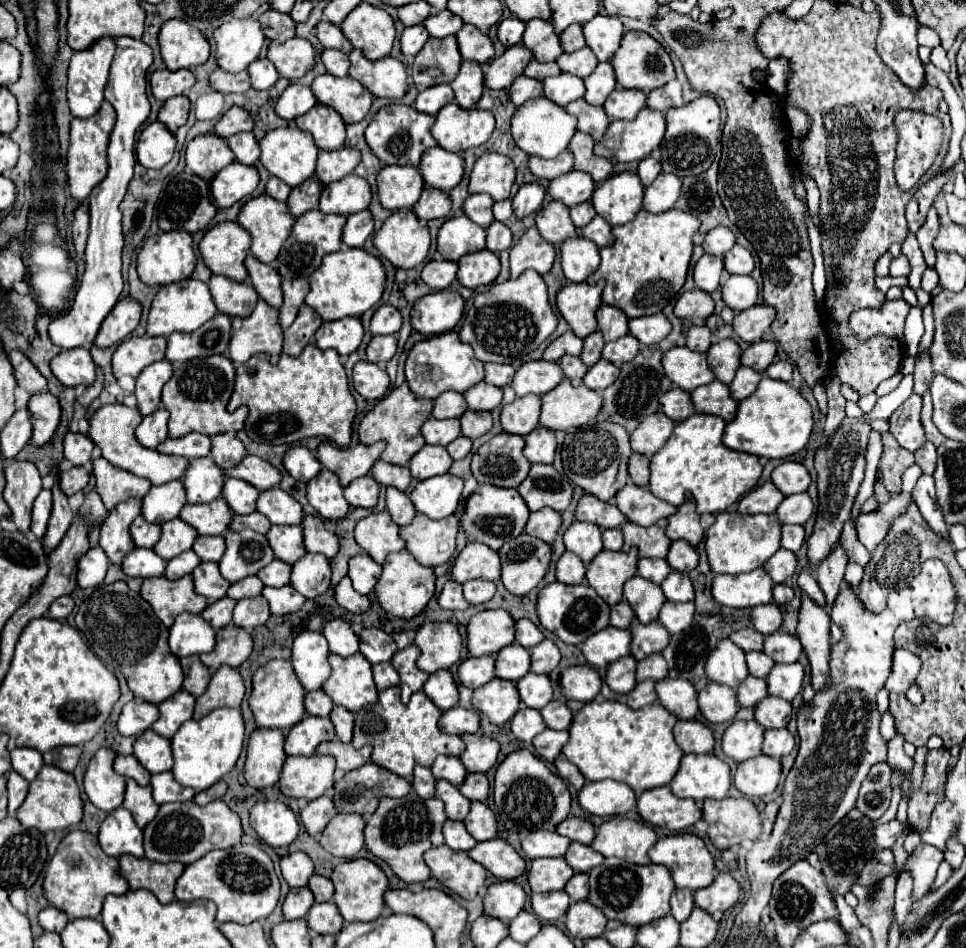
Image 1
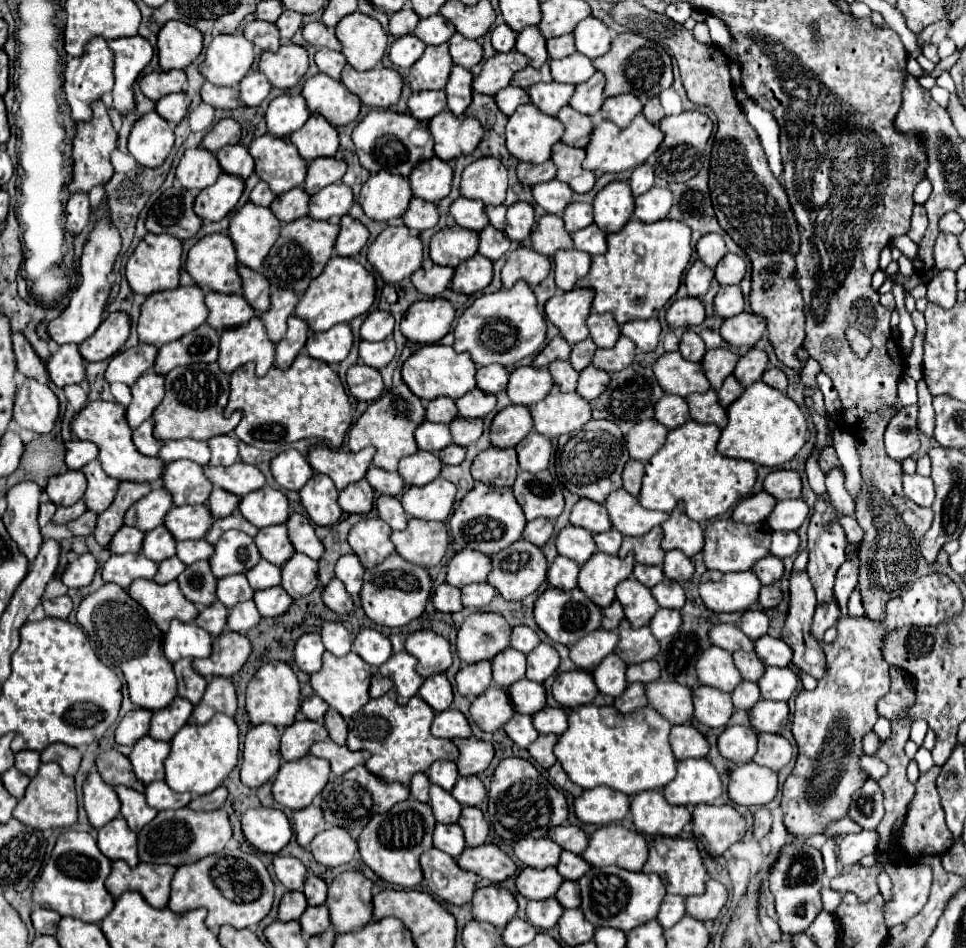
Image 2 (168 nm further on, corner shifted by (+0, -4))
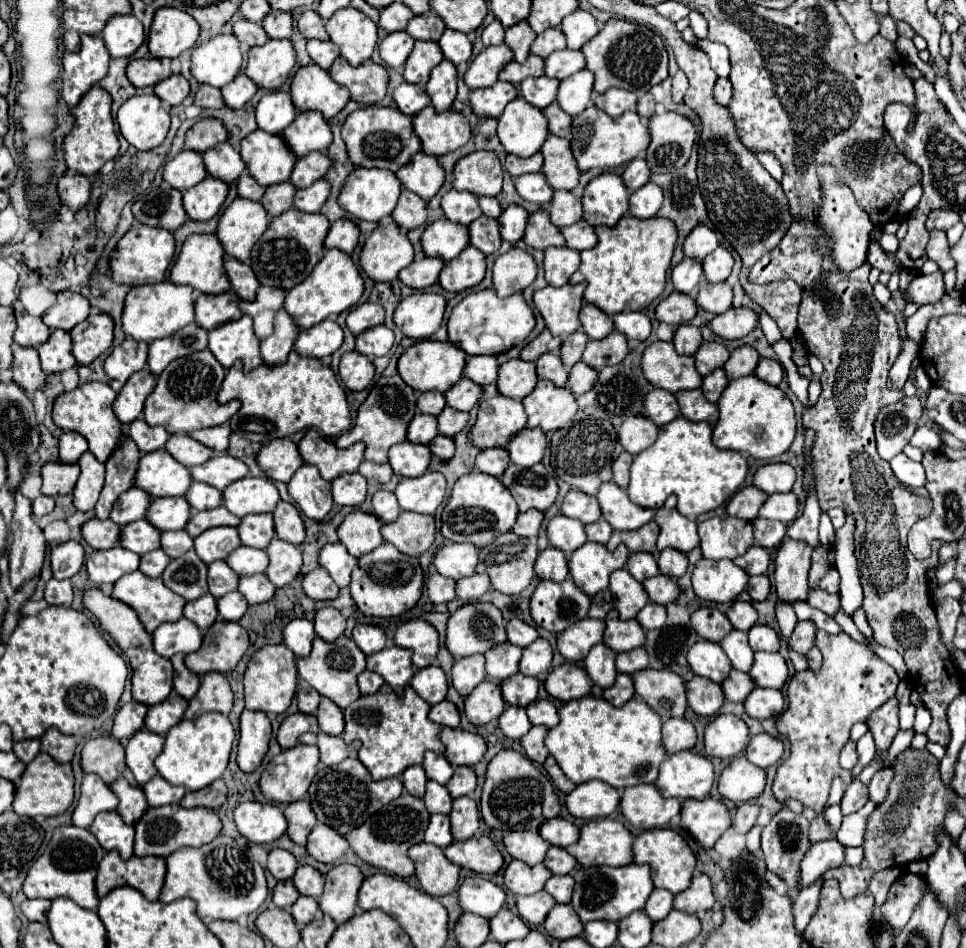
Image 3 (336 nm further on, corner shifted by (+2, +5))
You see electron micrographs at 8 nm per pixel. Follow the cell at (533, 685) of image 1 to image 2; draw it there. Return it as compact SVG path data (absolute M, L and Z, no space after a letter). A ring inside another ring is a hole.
M520 679L508 689L512 707L516 713L526 713L526 715L536 715L540 709L546 705L546 691L542 683L530 681L530 679Z

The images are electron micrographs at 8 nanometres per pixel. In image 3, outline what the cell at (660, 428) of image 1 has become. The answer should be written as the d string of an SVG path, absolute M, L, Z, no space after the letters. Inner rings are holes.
M630 416L620 426L620 432L618 432L620 444L624 446L626 452L636 456L636 454L640 454L642 450L646 450L648 446L654 444L654 440L658 438L658 430L660 428L650 418Z

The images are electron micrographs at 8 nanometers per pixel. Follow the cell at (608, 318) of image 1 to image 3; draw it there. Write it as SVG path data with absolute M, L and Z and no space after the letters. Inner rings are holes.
M592 304L582 306L580 322L582 322L584 332L588 334L590 340L602 340L604 336L608 336L614 330L612 318L606 312L602 312L600 308L592 306Z

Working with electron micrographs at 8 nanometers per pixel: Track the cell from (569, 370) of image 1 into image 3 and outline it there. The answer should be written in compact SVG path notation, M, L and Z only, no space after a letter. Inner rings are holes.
M544 354L536 360L536 370L538 370L538 378L550 380L556 386L564 386L568 382L568 372L564 368L564 364L560 362L558 354Z

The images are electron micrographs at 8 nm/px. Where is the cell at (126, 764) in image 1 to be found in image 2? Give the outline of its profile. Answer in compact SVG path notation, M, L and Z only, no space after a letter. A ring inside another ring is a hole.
M110 749L110 751L104 751L96 757L96 771L102 775L102 779L116 787L116 785L126 785L134 791L140 791L144 793L144 783L138 781L132 773L132 765L130 765L130 759L124 757L122 753L118 753L116 749Z

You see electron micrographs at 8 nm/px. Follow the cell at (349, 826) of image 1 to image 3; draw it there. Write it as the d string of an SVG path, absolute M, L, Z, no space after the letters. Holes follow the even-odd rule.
M318 824L310 832L310 842L306 844L306 848L308 848L308 854L318 862L334 862L346 854L348 842L334 828L326 824Z

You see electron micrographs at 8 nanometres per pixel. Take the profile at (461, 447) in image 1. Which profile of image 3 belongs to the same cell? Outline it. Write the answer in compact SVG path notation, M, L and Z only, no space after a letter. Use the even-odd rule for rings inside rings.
M436 436L436 440L430 442L430 450L440 460L450 460L454 456L454 440L448 436Z

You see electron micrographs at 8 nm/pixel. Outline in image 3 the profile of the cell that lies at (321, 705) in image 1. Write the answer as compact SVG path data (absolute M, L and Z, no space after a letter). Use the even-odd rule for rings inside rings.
M302 684L296 698L298 698L298 710L300 712L316 714L316 708L320 704L320 694L314 688L310 688L308 684Z

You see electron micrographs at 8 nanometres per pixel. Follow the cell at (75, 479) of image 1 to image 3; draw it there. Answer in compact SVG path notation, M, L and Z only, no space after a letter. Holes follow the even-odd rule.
M48 462L42 466L42 494L58 496L70 494L76 486L80 476L78 464L64 464L64 462Z

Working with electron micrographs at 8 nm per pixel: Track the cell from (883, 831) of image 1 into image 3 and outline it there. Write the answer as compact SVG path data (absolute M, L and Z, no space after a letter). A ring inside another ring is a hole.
M836 838L812 844L812 848L806 852L800 864L800 886L804 888L816 878L820 878L826 870L842 866L844 854L846 854L846 846L842 846L842 842L838 842Z

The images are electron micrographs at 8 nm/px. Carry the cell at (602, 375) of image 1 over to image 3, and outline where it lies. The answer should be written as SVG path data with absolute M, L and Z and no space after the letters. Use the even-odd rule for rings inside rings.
M578 362L578 364L574 364L572 370L570 370L568 388L570 388L576 396L580 396L580 394L592 390L592 384L596 382L596 378L598 378L598 370L596 370L596 368L592 368L592 366L584 364L584 362Z

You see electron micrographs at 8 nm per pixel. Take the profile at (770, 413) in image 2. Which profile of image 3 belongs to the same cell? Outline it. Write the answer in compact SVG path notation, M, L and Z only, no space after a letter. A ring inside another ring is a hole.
M754 374L732 380L718 400L720 420L712 440L722 450L746 452L758 460L770 460L784 454L796 436L796 414L790 398L772 384L762 382Z

